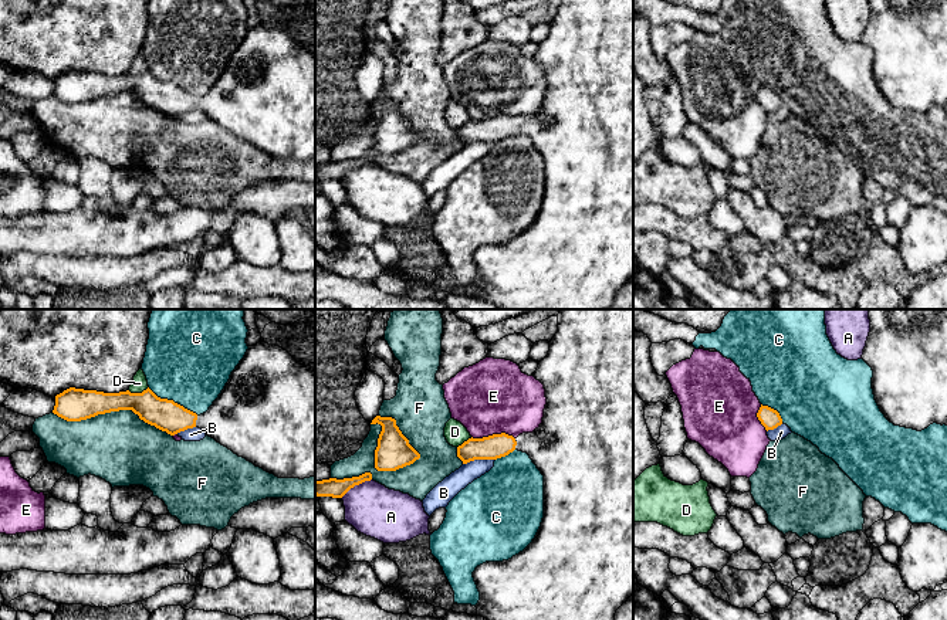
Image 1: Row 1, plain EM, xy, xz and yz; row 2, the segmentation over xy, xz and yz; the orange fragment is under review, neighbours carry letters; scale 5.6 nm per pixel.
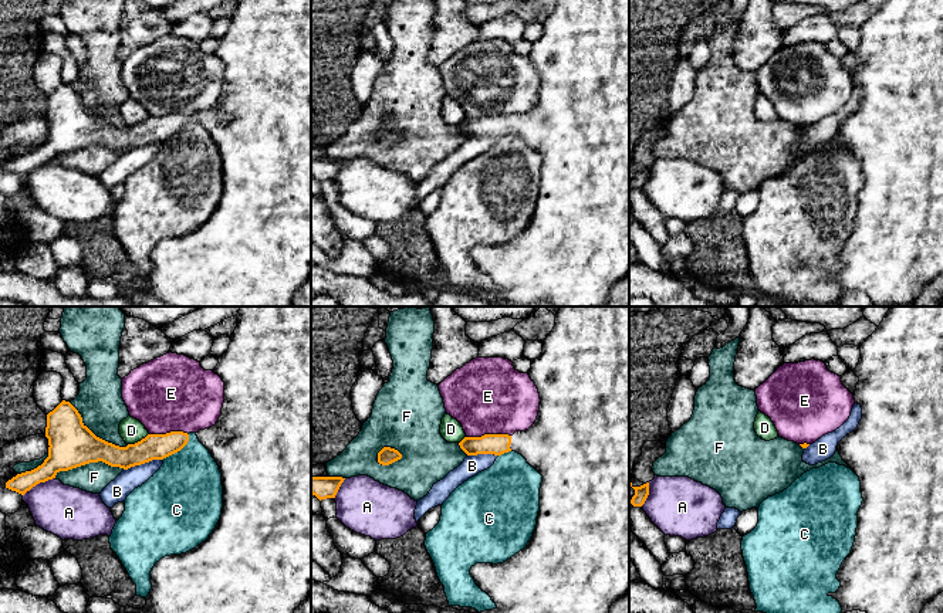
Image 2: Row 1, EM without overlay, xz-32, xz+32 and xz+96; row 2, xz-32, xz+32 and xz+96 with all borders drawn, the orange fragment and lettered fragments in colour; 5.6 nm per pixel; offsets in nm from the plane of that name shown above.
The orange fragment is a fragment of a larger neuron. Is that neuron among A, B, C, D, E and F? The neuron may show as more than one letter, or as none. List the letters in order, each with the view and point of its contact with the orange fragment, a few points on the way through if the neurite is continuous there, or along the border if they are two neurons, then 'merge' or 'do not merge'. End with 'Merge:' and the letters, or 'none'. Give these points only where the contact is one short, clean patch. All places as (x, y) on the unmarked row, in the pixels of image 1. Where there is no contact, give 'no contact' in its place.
A: meets orange in xz at (355, 166); border along xz (371, 161), (355, 166), (341, 179); do not merge
B: meets orange in xz at (479, 141); do not merge
C: meets orange in xy at (172, 82); do not merge
D: meets orange in xy at (138, 75); border along xy (148, 68), (141, 74), (128, 73); do not merge
E: meets orange in xz at (493, 117); border along xz (472, 118), (482, 119), (507, 115), (514, 121); do not merge
F: meets orange in xz at (401, 114); do not merge
Merge: none

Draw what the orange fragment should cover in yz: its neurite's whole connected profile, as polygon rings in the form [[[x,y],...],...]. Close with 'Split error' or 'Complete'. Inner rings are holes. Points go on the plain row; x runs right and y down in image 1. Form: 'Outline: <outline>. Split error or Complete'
Outline: [[[761,87],[757,95],[757,99],[761,104],[761,106],[765,109],[767,114],[774,112],[782,106],[782,101],[779,95],[768,88]]]. Complete

